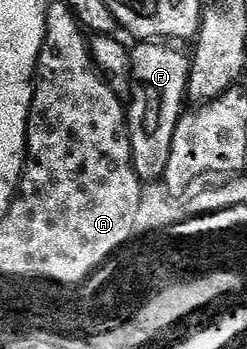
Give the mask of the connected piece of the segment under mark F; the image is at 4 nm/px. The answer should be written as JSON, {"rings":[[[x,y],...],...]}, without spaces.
{"rings":[[[139,40],[134,45],[130,47],[131,83],[129,91],[131,90],[131,102],[129,98],[125,106],[127,135],[131,141],[131,159],[140,182],[162,182],[165,176],[165,168],[169,168],[169,152],[173,148],[173,132],[185,110],[183,102],[185,103],[187,98],[187,81],[191,71],[191,58],[188,55],[183,55],[175,47],[178,45],[168,44],[163,40]]]}

